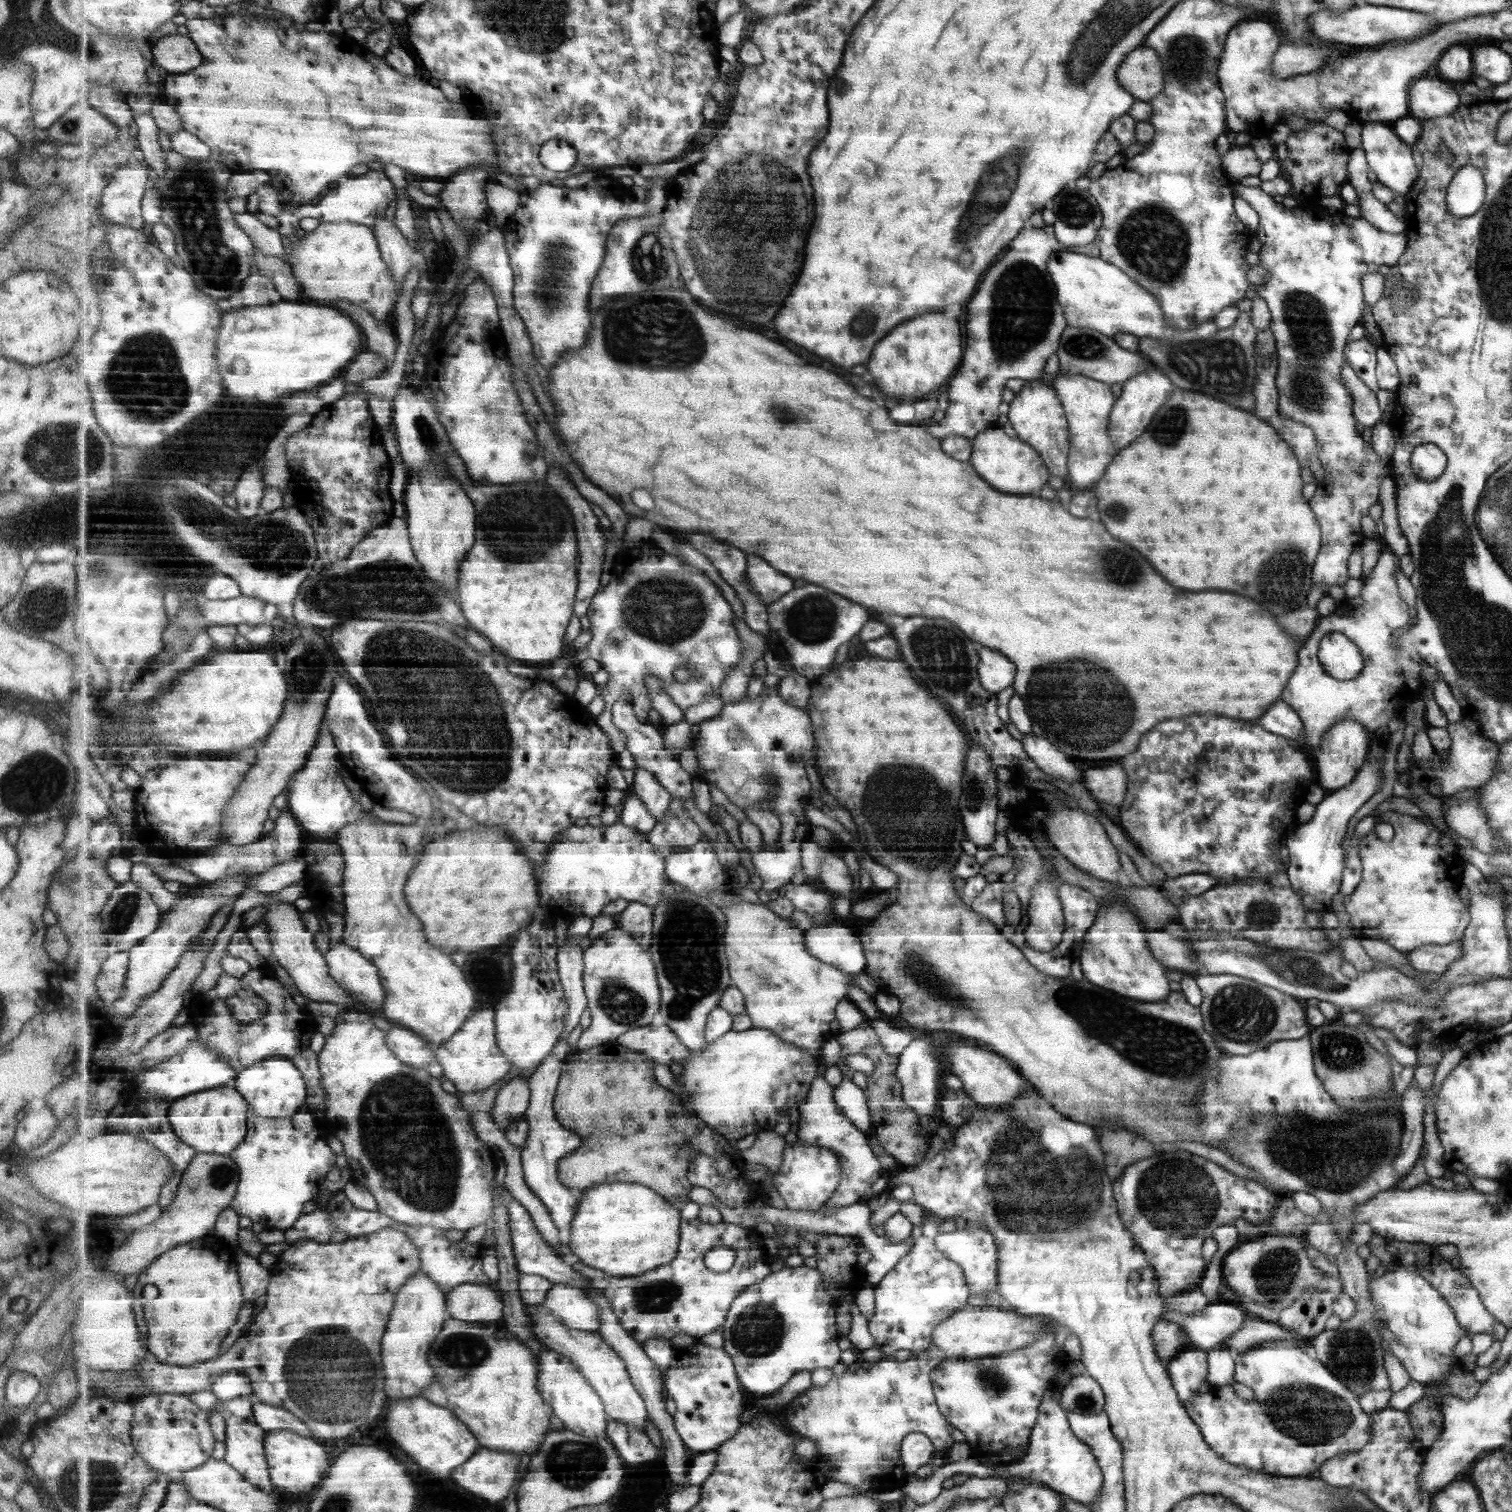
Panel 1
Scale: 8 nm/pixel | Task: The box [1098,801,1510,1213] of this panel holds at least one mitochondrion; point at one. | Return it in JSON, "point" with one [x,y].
{"point":[1330,1174]}

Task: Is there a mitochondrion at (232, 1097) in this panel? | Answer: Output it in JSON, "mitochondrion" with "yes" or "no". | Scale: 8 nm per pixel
{"mitochondrion":"no"}

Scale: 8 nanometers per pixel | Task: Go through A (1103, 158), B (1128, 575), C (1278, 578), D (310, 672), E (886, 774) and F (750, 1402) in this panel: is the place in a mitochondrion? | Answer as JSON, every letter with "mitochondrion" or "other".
{"A":"other","B":"mitochondrion","C":"mitochondrion","D":"mitochondrion","E":"mitochondrion","F":"other"}

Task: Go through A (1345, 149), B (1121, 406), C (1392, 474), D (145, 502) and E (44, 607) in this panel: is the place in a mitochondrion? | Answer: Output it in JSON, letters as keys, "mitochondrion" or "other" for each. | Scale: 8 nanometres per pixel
{"A":"other","B":"other","C":"other","D":"other","E":"mitochondrion"}

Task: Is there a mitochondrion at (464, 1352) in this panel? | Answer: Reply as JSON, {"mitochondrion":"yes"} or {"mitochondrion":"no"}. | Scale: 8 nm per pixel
{"mitochondrion":"yes"}

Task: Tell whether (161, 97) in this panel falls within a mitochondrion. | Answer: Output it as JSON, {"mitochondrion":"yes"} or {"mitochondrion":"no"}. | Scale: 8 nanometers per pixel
{"mitochondrion":"no"}

